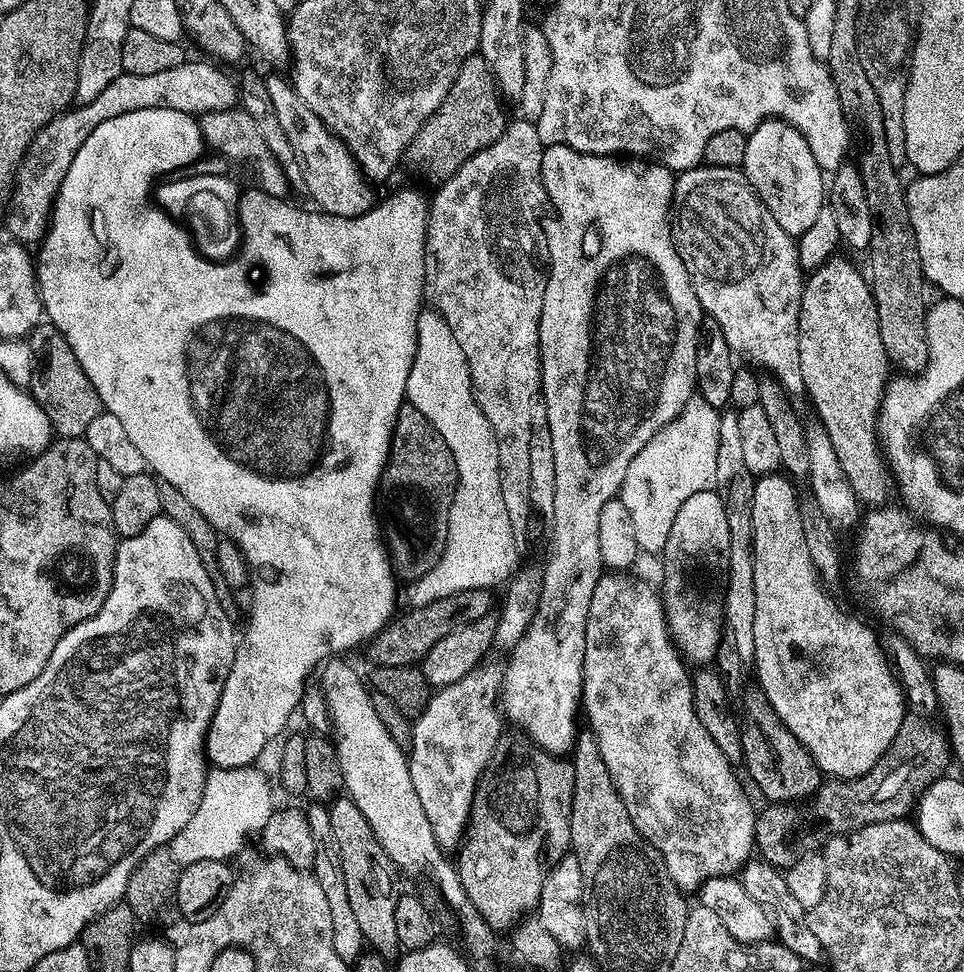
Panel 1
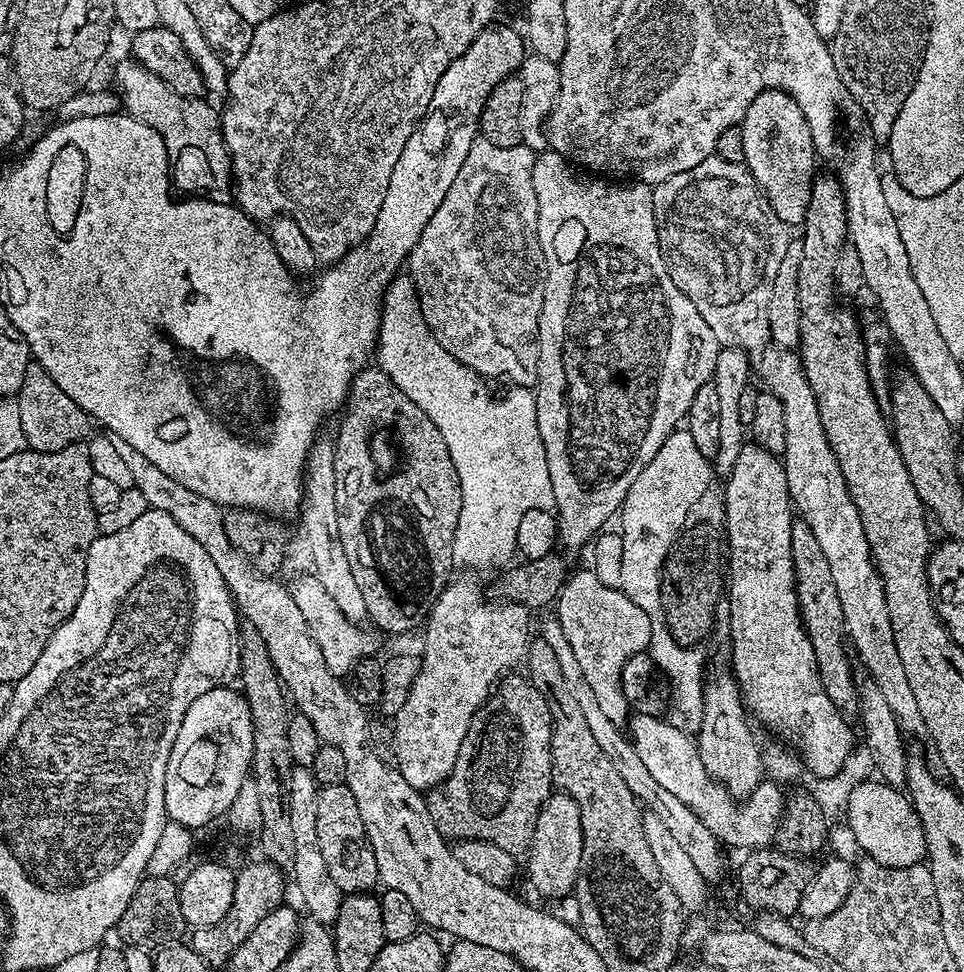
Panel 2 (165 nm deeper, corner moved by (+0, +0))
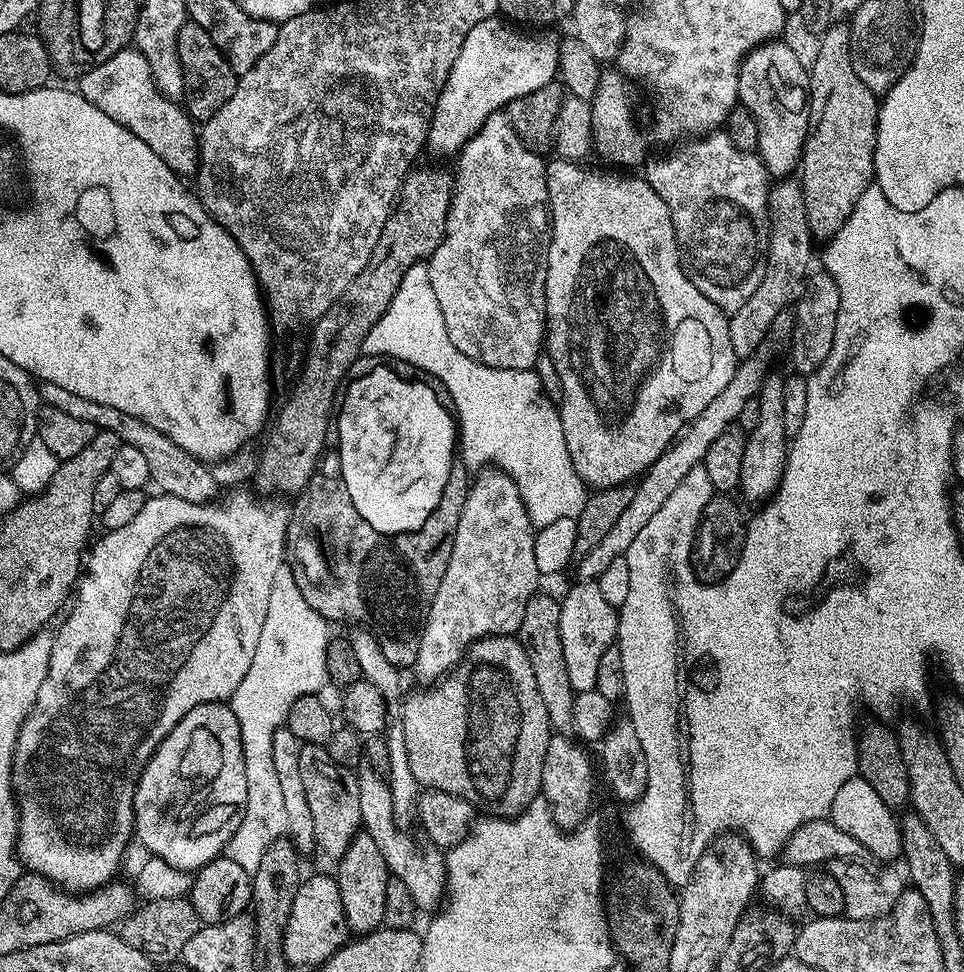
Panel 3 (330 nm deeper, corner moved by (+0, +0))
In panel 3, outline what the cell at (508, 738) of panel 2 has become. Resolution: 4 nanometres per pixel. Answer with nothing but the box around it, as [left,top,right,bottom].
[398,635,554,818]

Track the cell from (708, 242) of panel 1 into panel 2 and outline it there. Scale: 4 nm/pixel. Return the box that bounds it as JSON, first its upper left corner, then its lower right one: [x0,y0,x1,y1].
[652,154,923,734]

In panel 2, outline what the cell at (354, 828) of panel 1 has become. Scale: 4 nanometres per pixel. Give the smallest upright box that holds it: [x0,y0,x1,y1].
[316,783,380,894]

